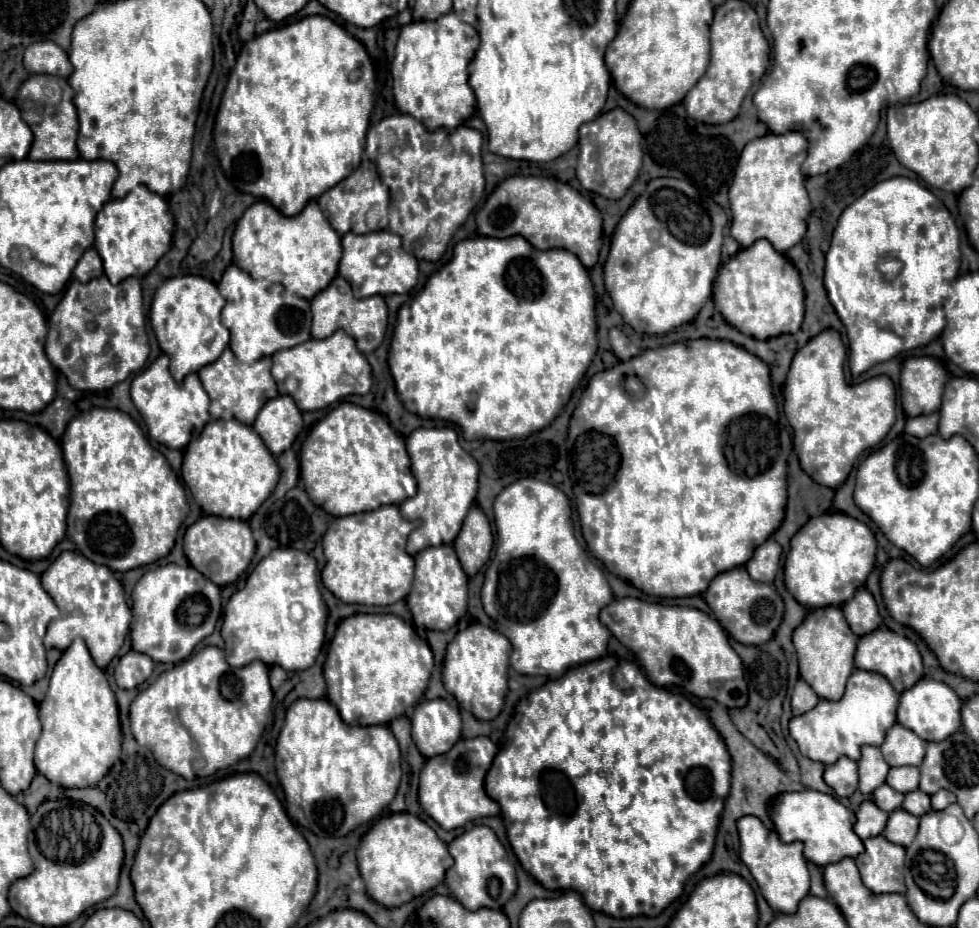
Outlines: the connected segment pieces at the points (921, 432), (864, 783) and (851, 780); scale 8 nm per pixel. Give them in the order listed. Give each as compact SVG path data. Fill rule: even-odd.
M923 414L923 416L917 416L917 418L909 418L907 420L907 426L905 426L905 432L909 436L931 436L931 434L937 434L937 422L939 422L939 414Z
M865 746L861 752L863 756L859 760L859 790L869 796L875 788L879 788L879 784L885 782L891 766L883 760L877 746Z
M839 758L835 764L825 768L823 778L839 798L851 796L857 790L857 762Z

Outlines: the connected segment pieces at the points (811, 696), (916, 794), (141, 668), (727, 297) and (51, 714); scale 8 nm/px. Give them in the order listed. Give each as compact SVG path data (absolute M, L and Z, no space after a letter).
M799 680L793 690L793 696L791 696L793 716L801 716L801 714L809 712L811 708L815 708L817 702L819 702L819 696L811 690L811 686L805 680Z
M913 790L913 792L905 794L903 810L905 812L911 812L913 816L923 816L923 814L931 812L931 800L929 800L929 796L925 792Z
M127 652L117 668L115 668L115 682L119 688L125 688L125 690L131 690L131 688L137 688L139 684L143 684L153 672L153 660L141 652Z
M757 240L751 248L743 248L723 264L713 286L713 302L723 318L739 332L757 340L797 332L805 312L803 298L797 268L785 254L771 248L767 240Z
M73 640L73 644L63 652L59 662L55 664L47 696L39 704L39 720L43 724L43 732L35 748L35 766L37 772L43 774L53 784L59 784L63 788L97 786L103 780L103 776L109 772L111 764L119 758L121 726L119 726L119 710L115 694L111 692L103 670L99 670L91 660L91 654L83 644L83 640Z

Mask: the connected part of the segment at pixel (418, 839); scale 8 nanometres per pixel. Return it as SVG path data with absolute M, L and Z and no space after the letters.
M407 812L381 818L363 836L357 850L357 866L367 894L385 908L397 908L433 890L445 880L445 872L451 864L453 860L447 852L447 844L437 838L431 826Z

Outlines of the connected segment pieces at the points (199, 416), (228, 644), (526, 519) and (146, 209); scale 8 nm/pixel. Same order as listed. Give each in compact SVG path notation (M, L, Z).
M161 354L149 368L145 368L143 372L139 372L133 382L131 382L131 398L133 398L133 404L135 408L139 410L139 414L143 416L145 424L147 424L147 432L149 436L167 446L167 448L173 448L173 450L183 450L195 436L199 436L199 432L203 430L203 426L209 422L209 396L199 380L197 374L189 374L183 384L177 384L173 380L173 376L169 374L169 356L167 354Z
M277 548L255 566L245 586L229 598L223 610L221 636L231 668L243 668L257 658L283 670L307 670L315 664L327 624L327 606L315 574L317 560L293 548Z
M523 478L503 488L503 492L495 498L493 512L497 548L485 572L481 602L487 616L495 622L495 628L511 640L513 670L529 676L559 678L577 664L605 656L611 632L599 622L599 612L603 606L611 604L613 594L603 570L589 560L587 552L573 534L567 496L553 484L537 478Z
M135 186L125 198L107 202L95 220L94 248L103 260L103 270L111 284L149 274L159 258L171 248L173 228L175 220L167 200L145 186Z

